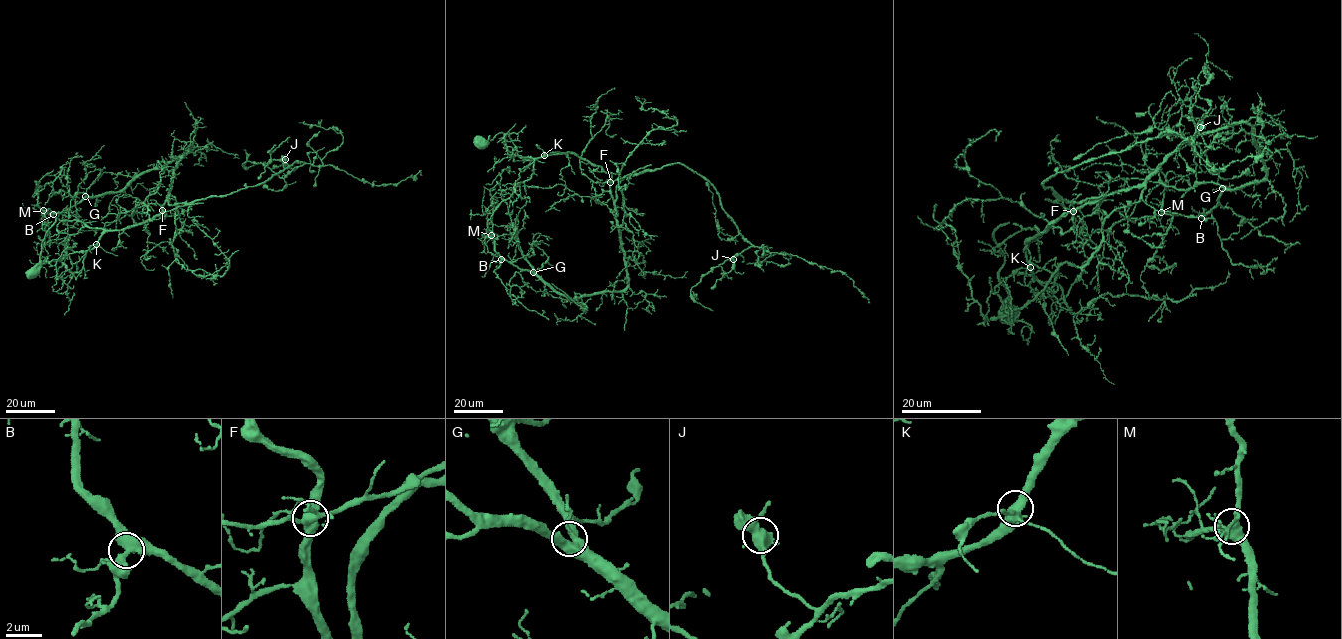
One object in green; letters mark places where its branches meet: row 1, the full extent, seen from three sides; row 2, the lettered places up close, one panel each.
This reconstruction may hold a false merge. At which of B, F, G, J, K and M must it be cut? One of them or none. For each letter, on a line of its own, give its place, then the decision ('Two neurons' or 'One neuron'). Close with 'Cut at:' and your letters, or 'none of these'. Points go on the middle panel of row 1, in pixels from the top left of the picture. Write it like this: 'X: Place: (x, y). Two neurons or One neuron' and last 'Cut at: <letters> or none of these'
B: Place: (501, 259). One neuron
F: Place: (610, 182). One neuron
G: Place: (533, 272). One neuron
J: Place: (733, 259). One neuron
K: Place: (544, 155). One neuron
M: Place: (491, 235). One neuron
Cut at: none of these

